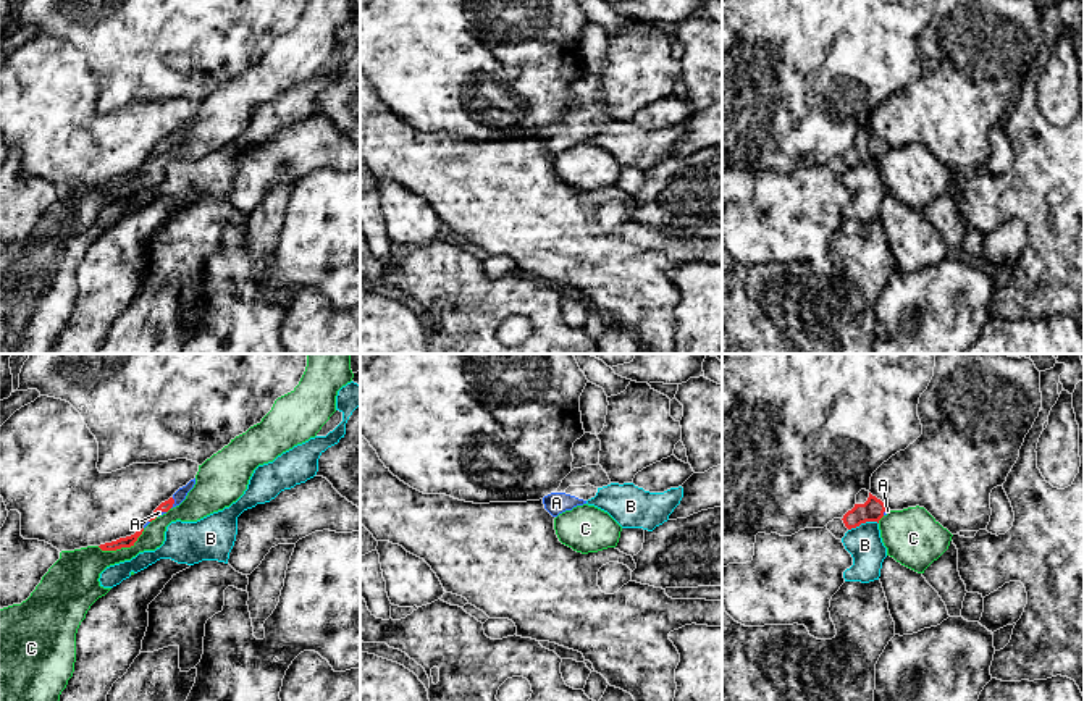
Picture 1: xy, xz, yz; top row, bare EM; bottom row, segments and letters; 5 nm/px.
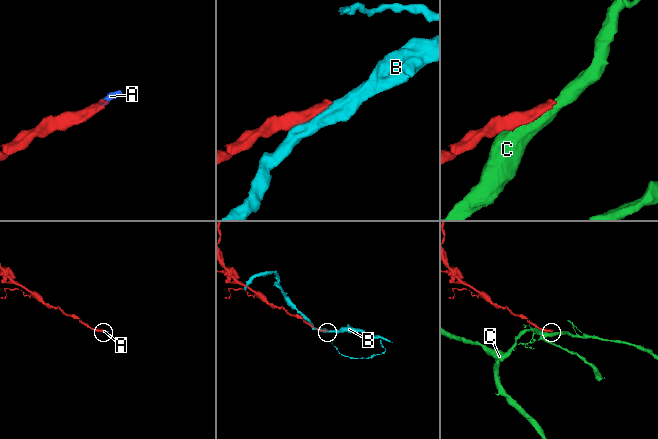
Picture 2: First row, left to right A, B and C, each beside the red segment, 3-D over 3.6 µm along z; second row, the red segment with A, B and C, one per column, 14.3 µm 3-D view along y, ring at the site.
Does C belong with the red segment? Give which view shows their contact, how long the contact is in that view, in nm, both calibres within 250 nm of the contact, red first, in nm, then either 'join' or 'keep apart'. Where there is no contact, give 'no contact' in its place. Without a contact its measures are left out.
xy | 260 nm | 60/220 nm | keep apart

